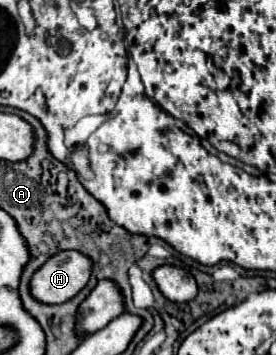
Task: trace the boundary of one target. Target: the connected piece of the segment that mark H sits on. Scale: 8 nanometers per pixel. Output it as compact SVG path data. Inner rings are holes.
M63 250L49 258L31 278L31 294L45 304L71 300L91 278L91 258L77 250Z

